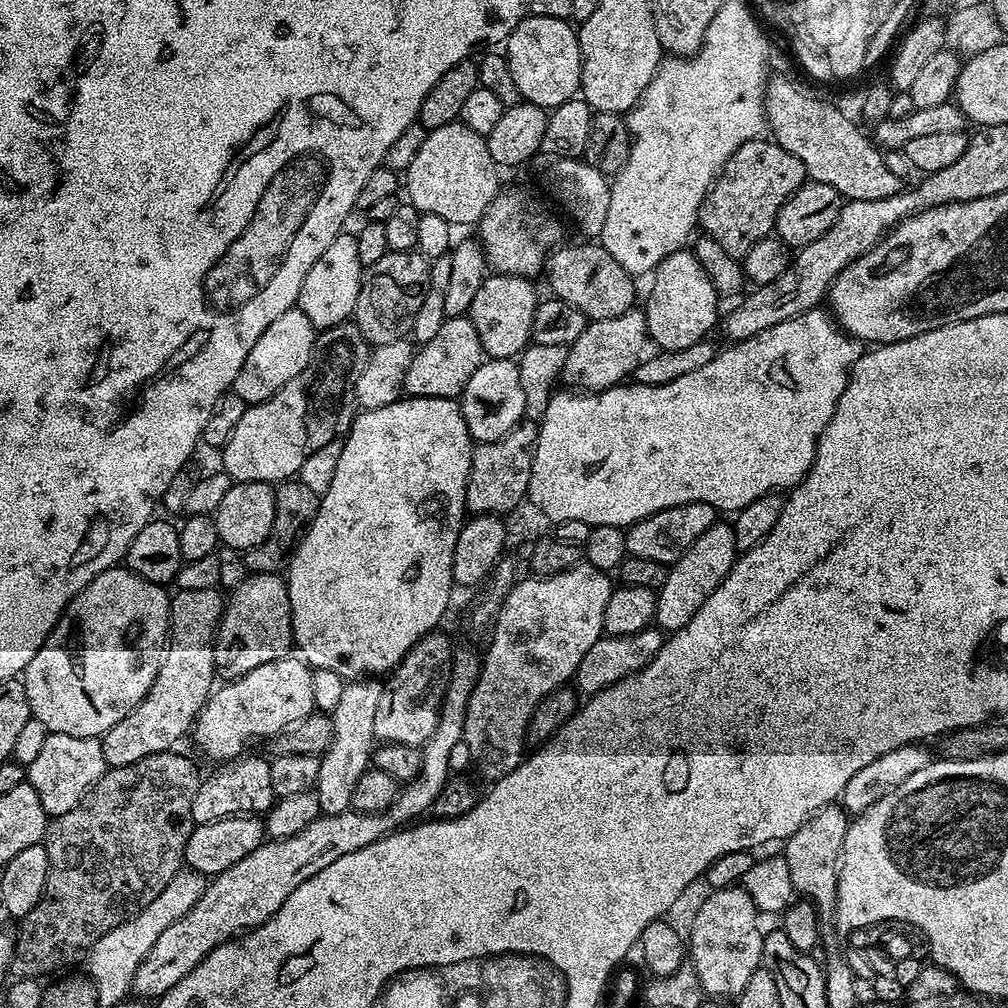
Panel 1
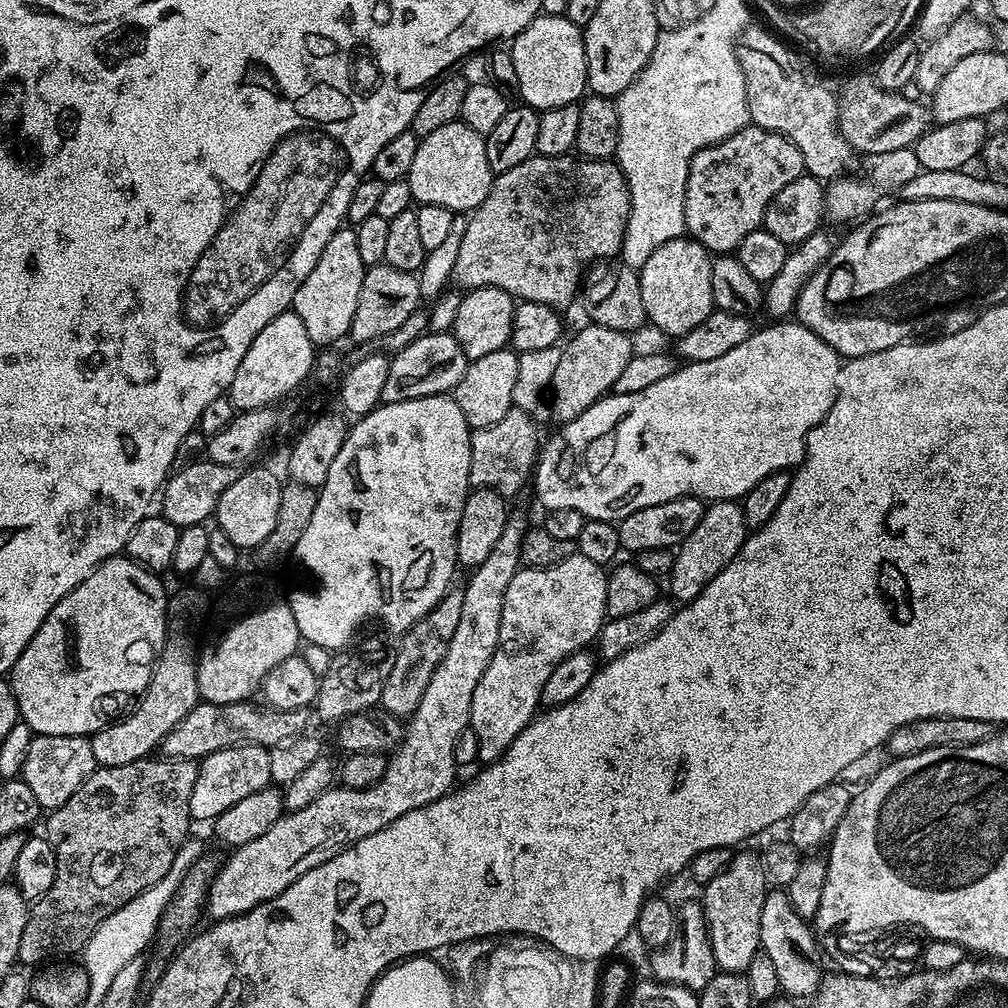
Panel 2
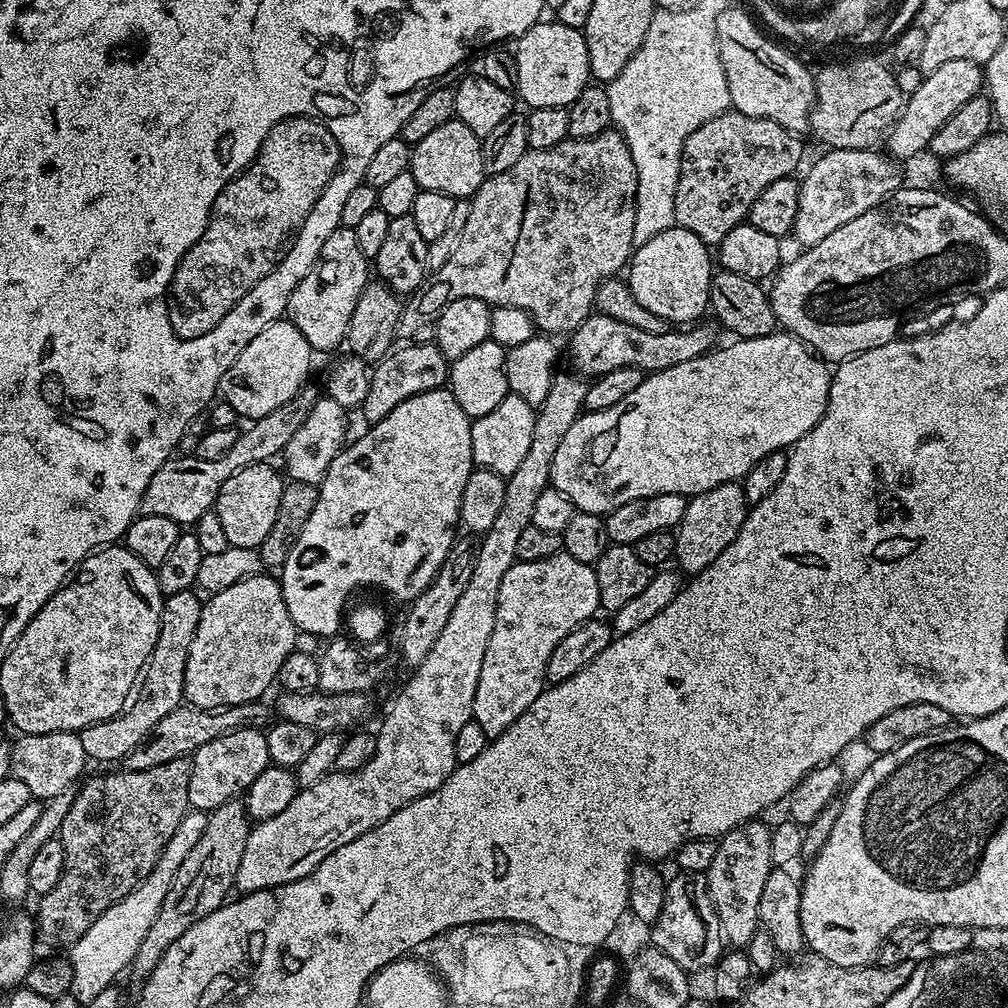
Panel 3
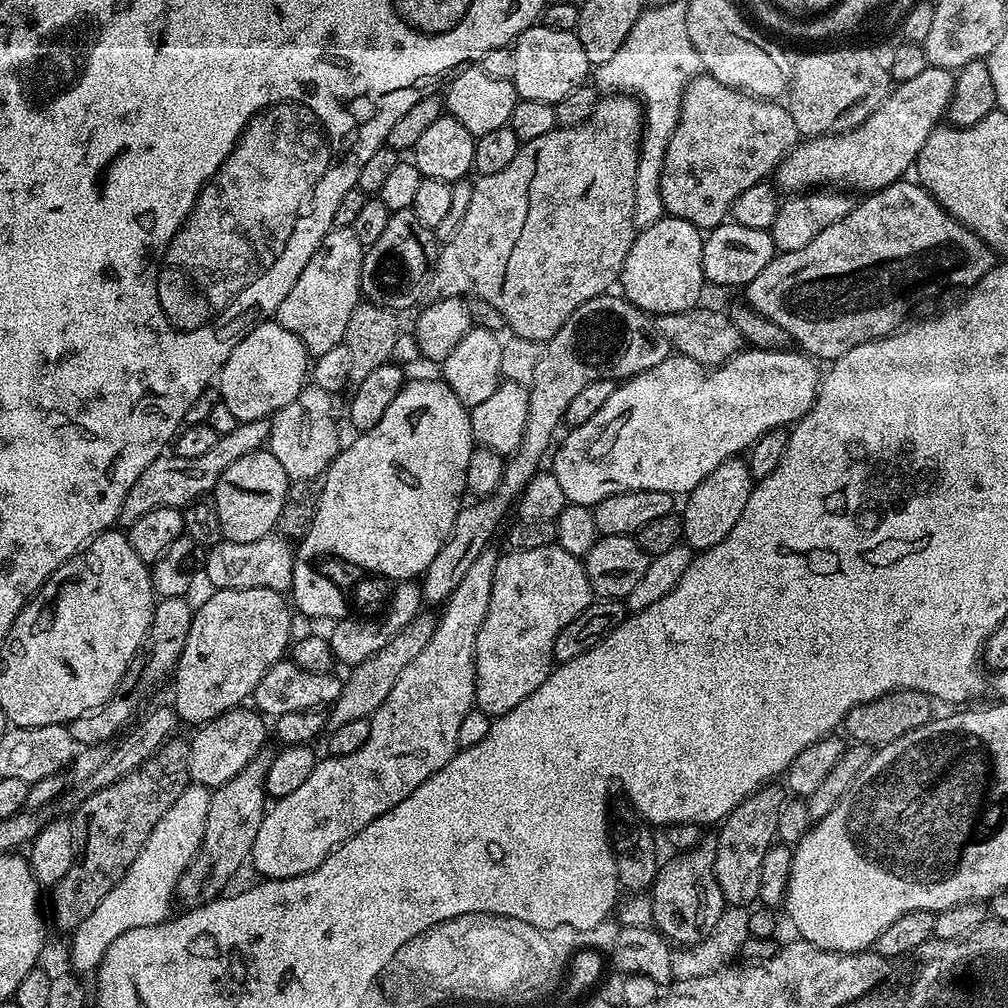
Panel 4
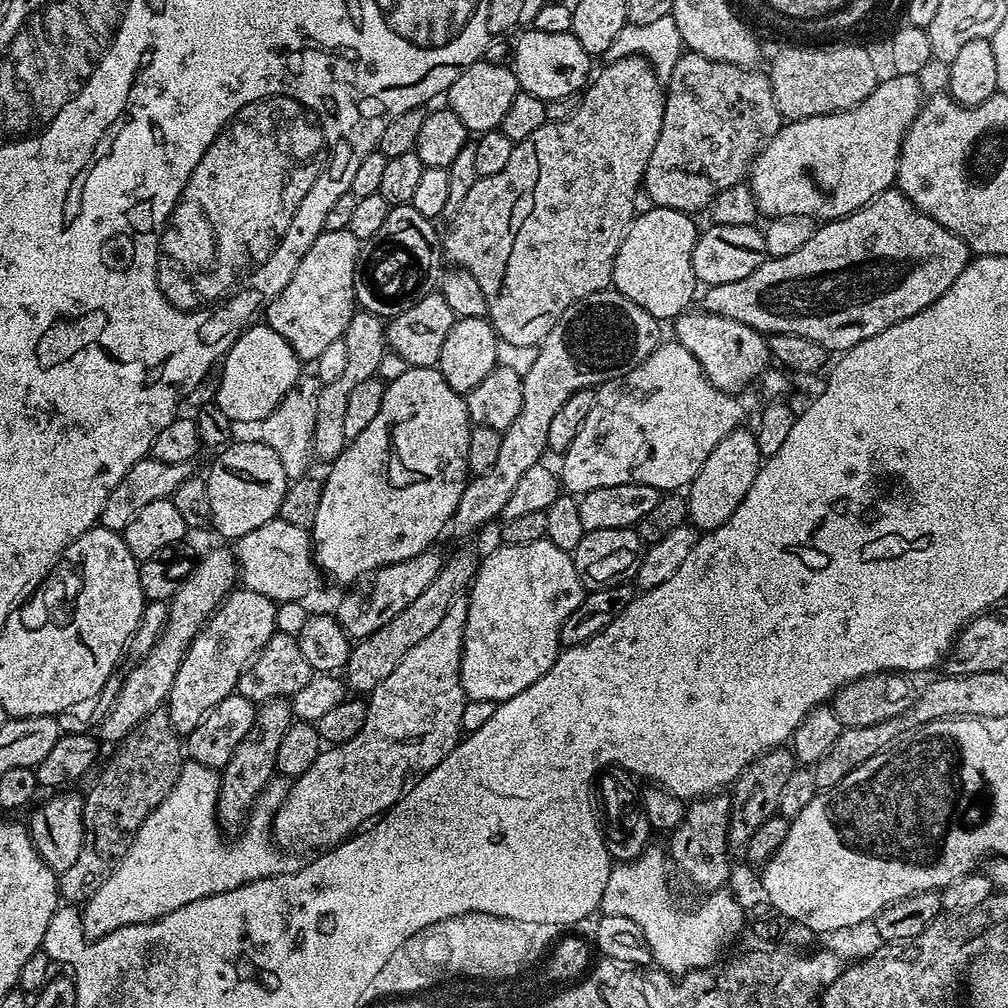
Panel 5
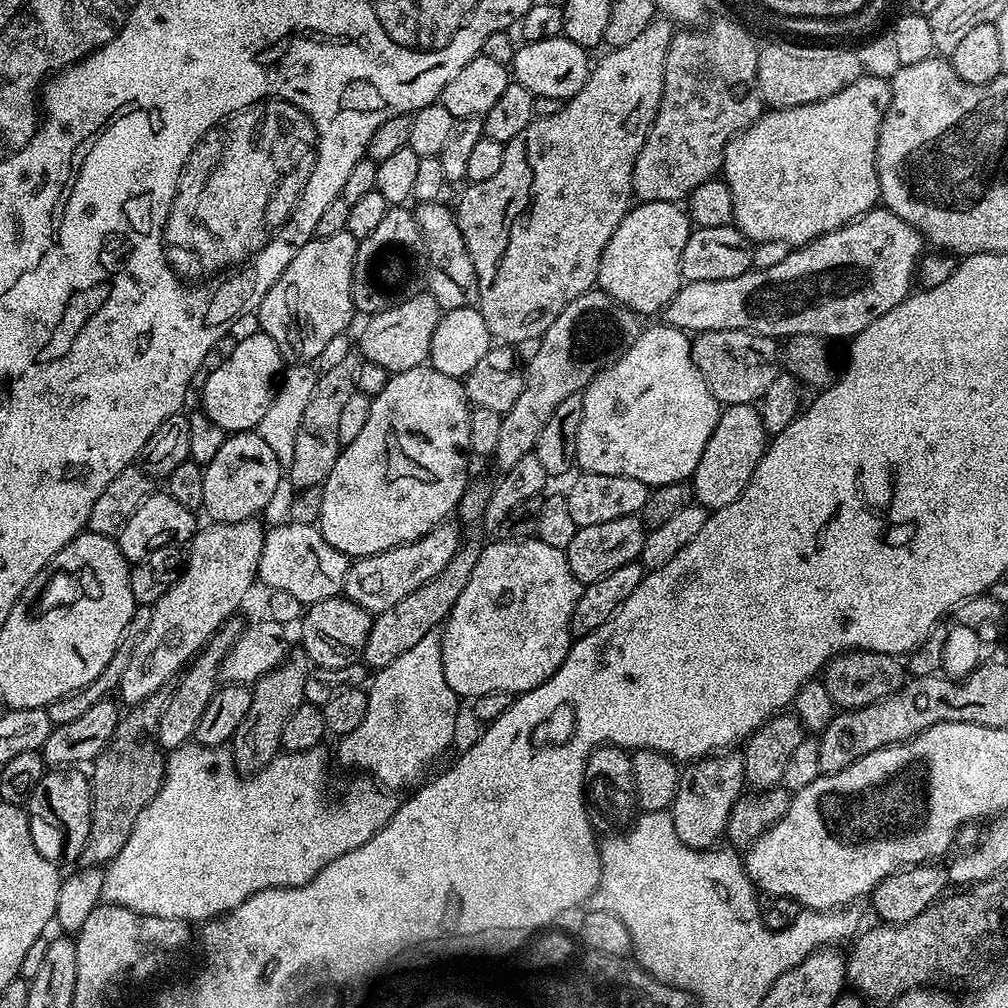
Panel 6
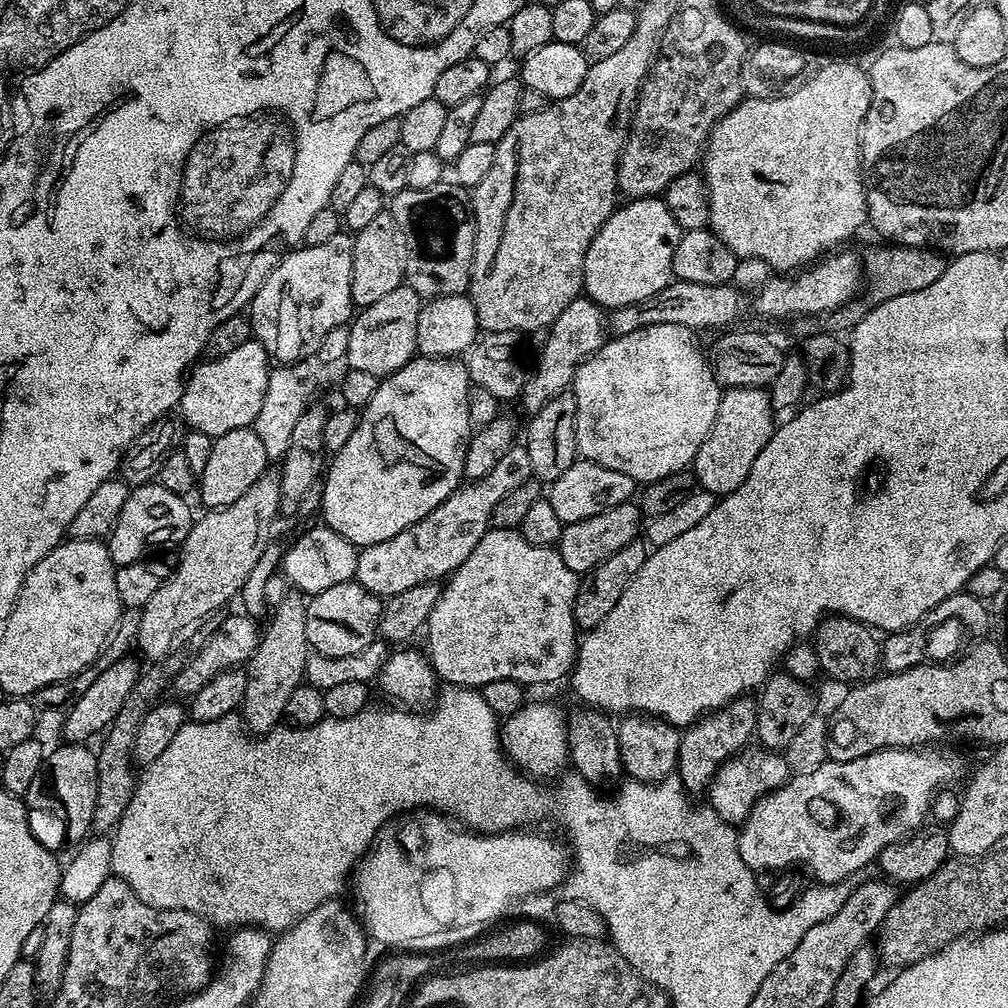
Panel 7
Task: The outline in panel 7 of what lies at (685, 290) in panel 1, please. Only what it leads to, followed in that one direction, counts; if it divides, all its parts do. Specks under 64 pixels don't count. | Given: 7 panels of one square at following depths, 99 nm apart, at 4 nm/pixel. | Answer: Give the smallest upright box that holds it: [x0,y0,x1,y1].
[583,198,682,310]

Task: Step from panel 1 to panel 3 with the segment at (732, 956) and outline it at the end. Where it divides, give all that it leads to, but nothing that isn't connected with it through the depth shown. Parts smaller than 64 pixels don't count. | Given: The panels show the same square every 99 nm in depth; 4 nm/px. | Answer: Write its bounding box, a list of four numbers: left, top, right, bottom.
[706,818,774,946]

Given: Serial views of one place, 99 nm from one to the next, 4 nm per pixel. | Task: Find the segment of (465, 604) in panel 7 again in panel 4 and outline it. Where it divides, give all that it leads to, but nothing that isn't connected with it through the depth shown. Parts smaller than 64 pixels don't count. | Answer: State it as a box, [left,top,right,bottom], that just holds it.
[475,544,594,718]

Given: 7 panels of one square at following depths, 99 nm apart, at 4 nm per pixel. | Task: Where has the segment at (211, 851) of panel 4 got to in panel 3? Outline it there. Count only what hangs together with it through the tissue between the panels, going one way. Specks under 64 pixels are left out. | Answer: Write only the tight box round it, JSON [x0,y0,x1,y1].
[130,799,252,985]

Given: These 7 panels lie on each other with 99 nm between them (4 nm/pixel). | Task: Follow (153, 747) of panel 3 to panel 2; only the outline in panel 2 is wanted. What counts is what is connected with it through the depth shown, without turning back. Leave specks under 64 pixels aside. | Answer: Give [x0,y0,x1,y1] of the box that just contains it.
[159,700,308,760]

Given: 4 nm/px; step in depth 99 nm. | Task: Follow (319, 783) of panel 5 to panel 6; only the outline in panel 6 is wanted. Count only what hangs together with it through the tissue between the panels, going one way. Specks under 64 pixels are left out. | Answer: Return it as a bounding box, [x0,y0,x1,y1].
[336,632,461,789]

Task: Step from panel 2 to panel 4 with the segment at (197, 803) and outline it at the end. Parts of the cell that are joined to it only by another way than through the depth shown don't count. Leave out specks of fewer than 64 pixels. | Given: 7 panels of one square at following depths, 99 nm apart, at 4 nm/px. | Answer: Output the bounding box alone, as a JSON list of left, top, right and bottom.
[188,706,270,790]

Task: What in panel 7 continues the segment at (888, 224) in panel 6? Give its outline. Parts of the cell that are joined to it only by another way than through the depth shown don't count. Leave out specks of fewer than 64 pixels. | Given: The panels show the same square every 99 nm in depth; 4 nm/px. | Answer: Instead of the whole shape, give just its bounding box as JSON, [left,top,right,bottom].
[606,250,865,336]

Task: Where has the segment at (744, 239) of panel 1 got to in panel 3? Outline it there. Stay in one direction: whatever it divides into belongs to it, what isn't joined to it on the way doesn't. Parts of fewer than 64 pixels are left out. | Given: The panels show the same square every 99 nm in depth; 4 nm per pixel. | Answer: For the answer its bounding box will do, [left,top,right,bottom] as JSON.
[674,110,804,245]

